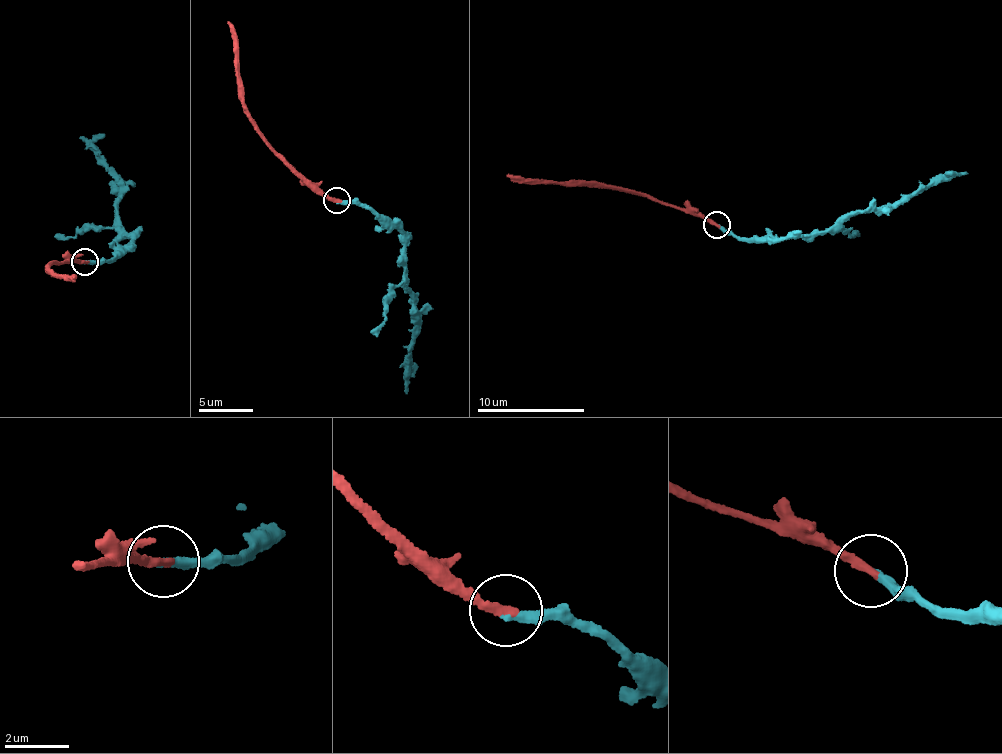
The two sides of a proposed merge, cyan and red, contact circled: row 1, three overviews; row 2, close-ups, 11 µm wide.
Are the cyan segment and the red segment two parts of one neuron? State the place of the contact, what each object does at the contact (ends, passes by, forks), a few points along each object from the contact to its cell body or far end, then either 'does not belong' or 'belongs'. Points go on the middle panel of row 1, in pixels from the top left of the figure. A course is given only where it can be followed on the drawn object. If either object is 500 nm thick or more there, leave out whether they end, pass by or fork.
at (337, 200); cyan ends there; red ends there; cyan runs (337, 202), (356, 200), (371, 207), (401, 234), (403, 281), (411, 297), (412, 327), (407, 394); red runs (337, 200), (329, 198), (273, 149), (251, 117), (241, 98), (237, 33), (228, 21); belongs

